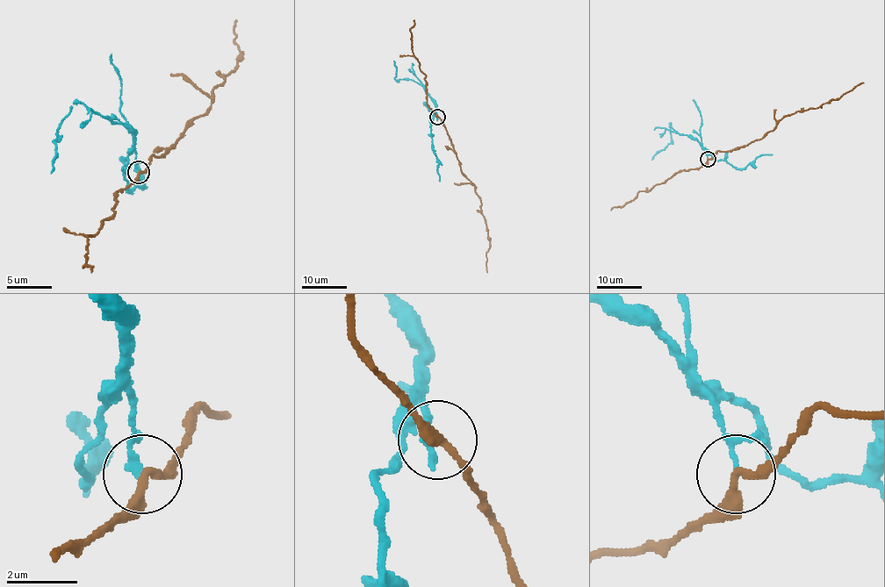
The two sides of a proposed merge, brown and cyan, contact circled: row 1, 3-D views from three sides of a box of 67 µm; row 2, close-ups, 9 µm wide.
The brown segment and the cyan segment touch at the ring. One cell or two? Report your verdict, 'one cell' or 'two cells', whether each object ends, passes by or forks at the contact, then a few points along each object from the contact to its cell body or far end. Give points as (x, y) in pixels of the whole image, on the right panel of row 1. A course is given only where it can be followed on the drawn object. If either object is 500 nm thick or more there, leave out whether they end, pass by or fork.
two cells; brown passes by; cyan passes by; course brown (708, 160), (718, 150), (730, 152), (759, 140), (778, 122), (793, 113), (838, 99), (864, 82); course cyan (708, 158), (704, 148), (696, 140), (679, 134), (670, 125), (672, 141), (651, 160)

